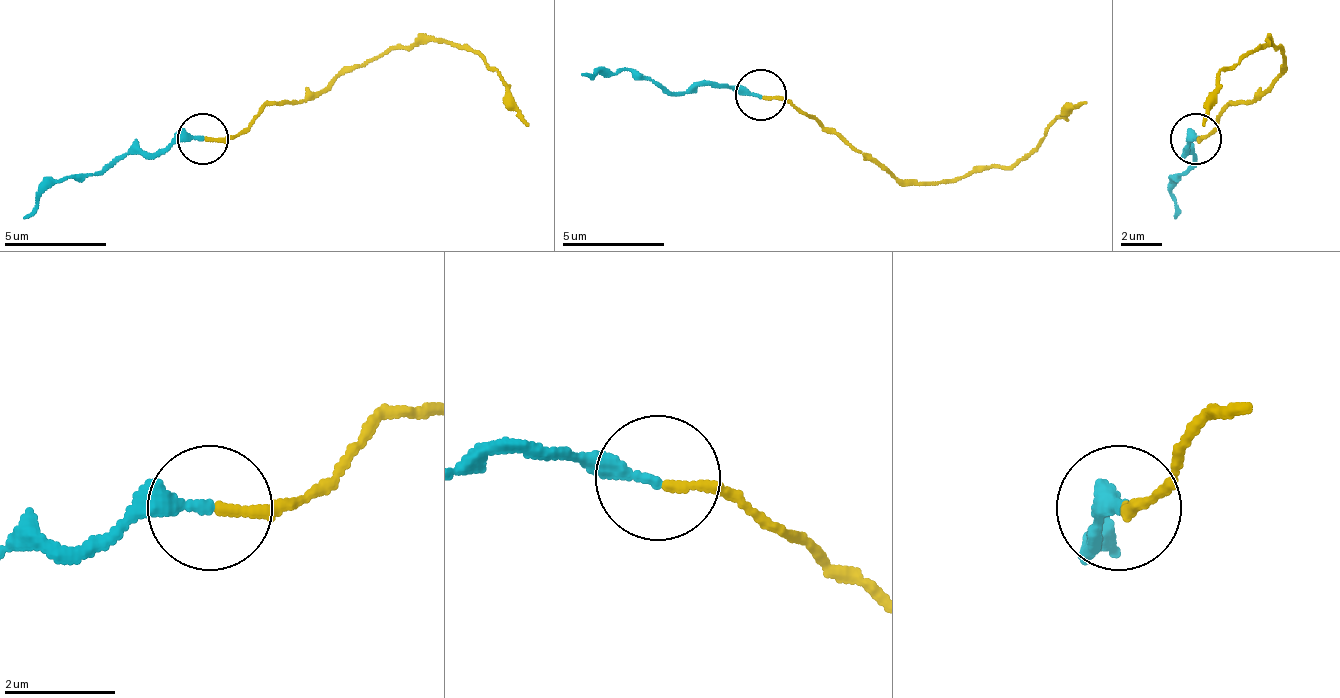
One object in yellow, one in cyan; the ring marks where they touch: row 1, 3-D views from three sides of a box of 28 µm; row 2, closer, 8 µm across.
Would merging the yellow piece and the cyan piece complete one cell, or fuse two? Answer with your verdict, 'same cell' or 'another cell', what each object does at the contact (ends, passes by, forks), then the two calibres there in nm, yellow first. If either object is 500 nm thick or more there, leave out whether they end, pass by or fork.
another cell | yellow ends | cyan ends | 200/240 nm

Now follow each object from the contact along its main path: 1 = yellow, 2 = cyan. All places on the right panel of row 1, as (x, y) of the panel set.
1: (1200, 137), (1230, 106), (1251, 101), (1282, 70), (1282, 50), (1271, 40), (1256, 45), (1220, 75), (1205, 127)
2: (1194, 137), (1184, 152), (1194, 163), (1184, 173), (1169, 178), (1174, 219)

